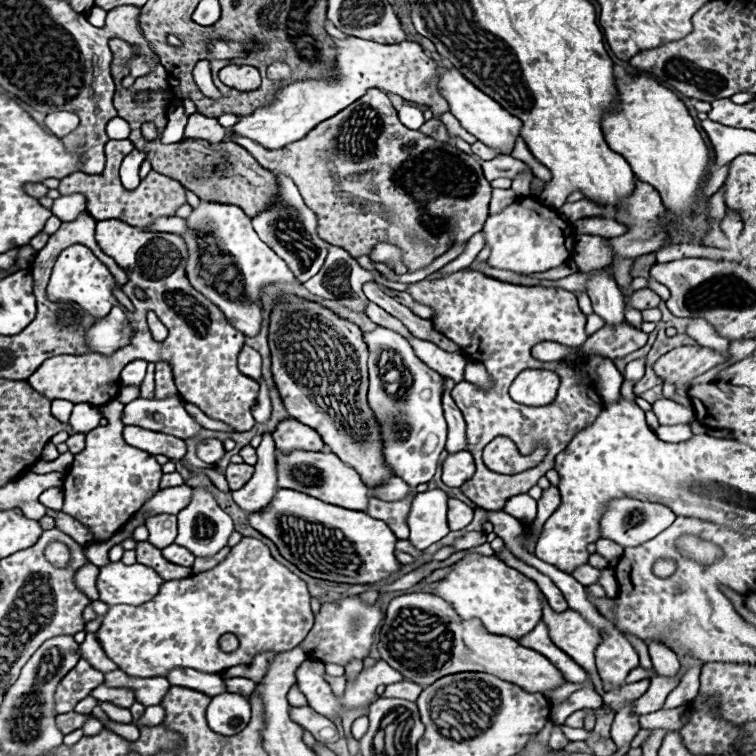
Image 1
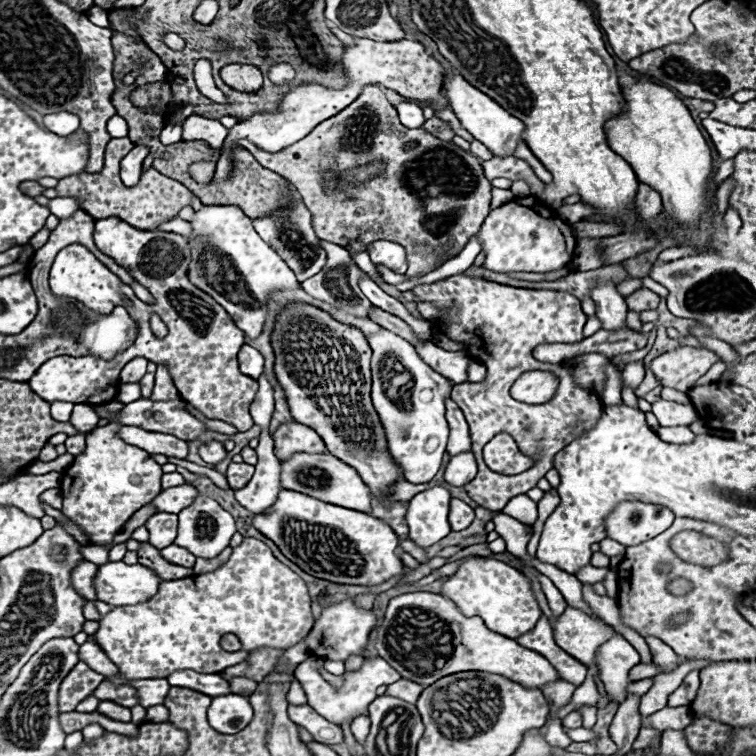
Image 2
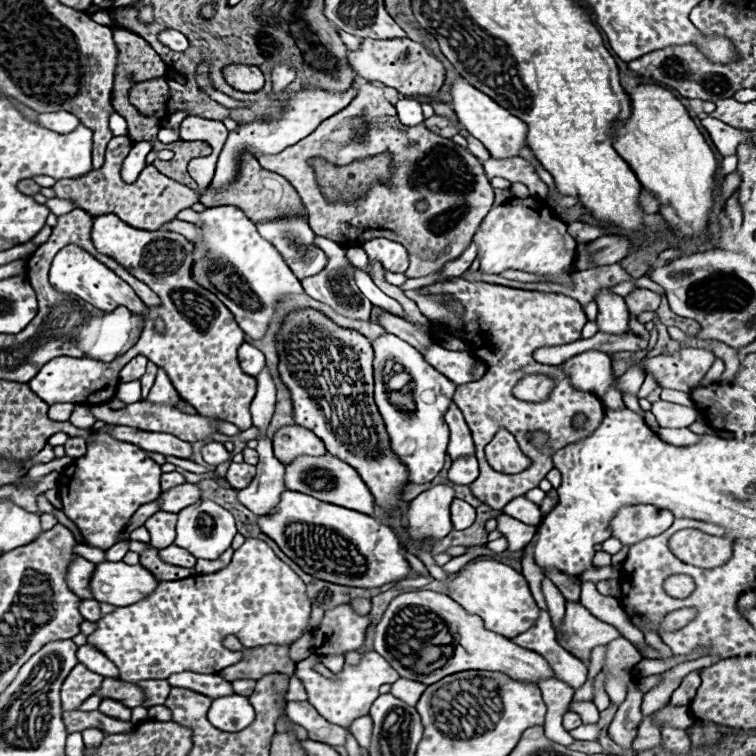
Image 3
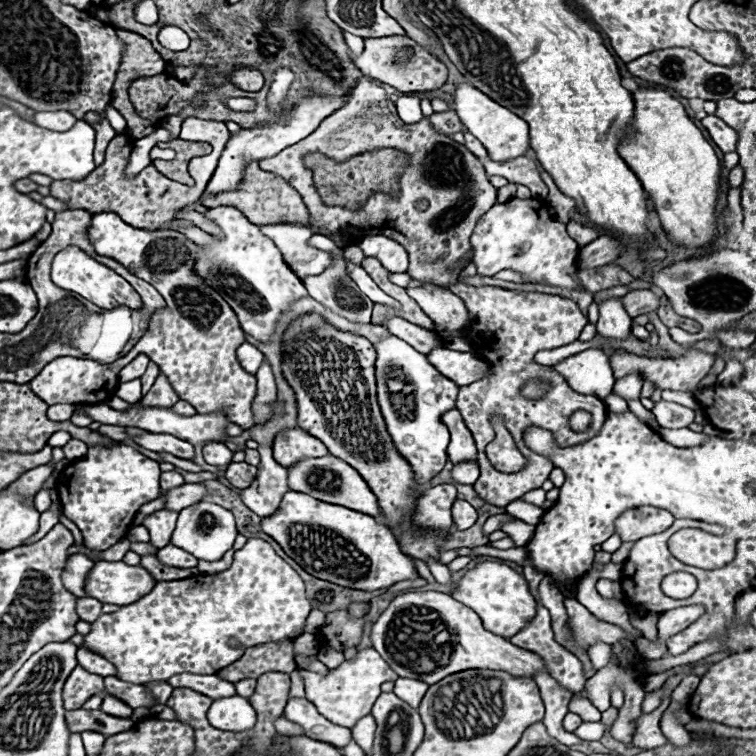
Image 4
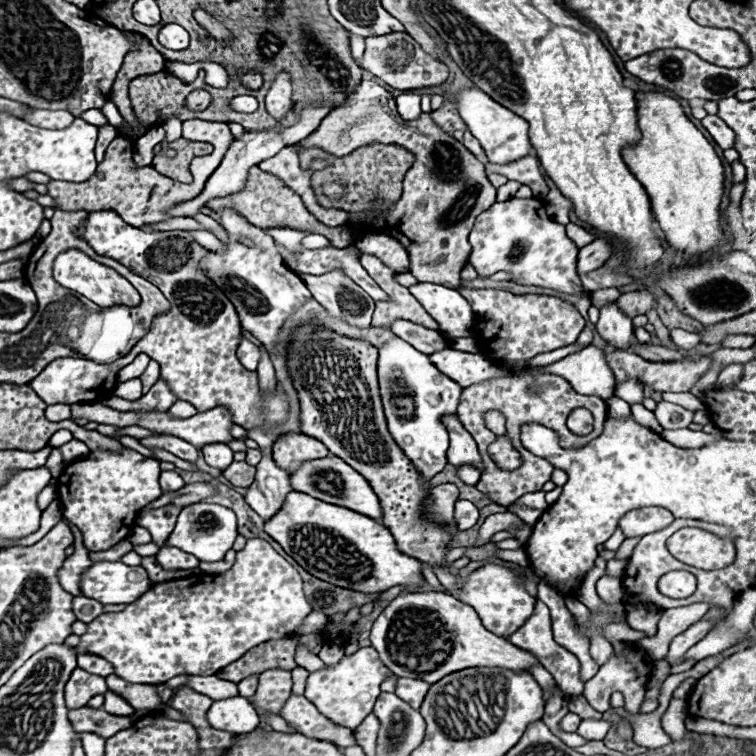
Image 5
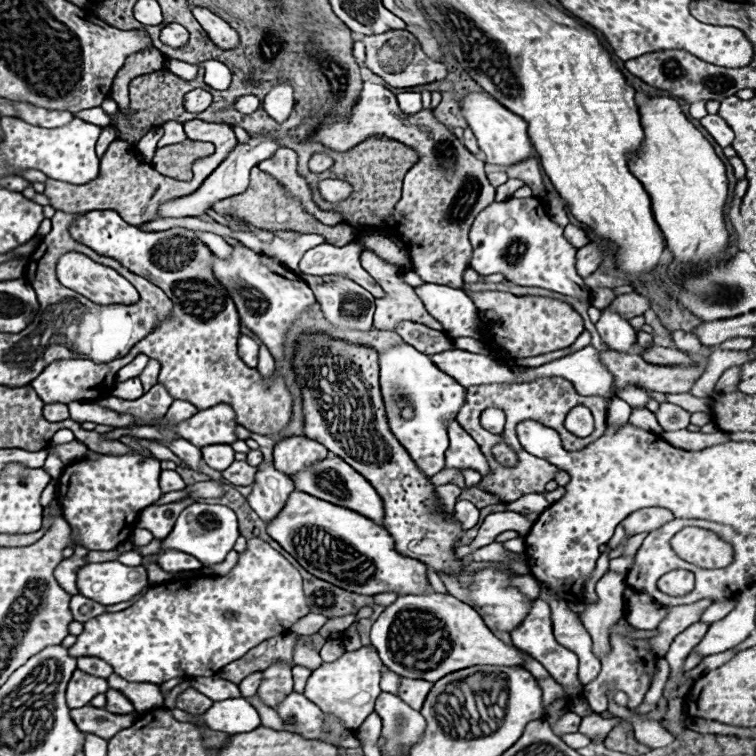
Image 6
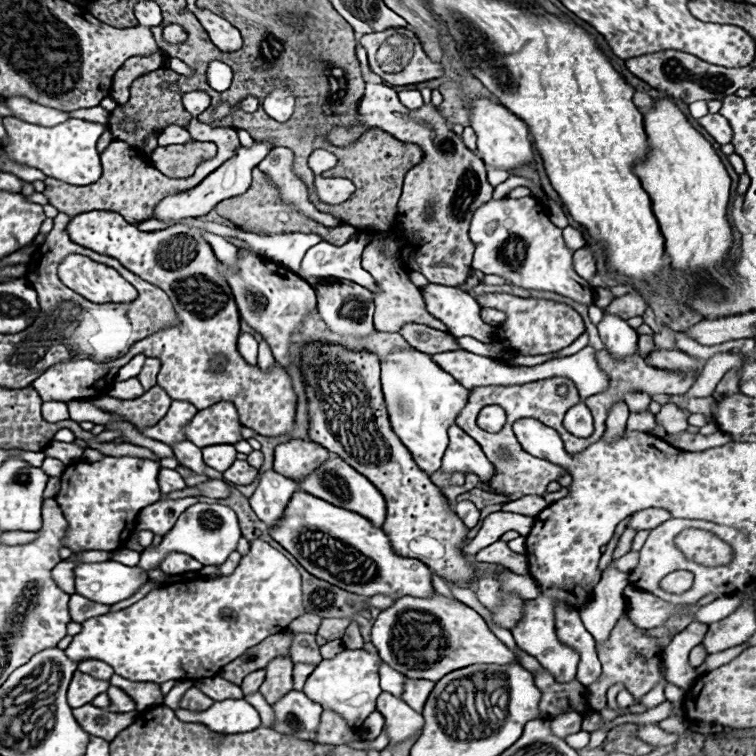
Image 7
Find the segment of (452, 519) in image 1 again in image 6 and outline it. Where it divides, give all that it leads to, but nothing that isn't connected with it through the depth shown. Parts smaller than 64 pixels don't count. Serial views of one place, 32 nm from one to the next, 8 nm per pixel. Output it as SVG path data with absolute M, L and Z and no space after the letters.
M460 500L454 506L454 516L462 522L462 528L468 530L468 528L474 528L478 522L478 508L468 500Z

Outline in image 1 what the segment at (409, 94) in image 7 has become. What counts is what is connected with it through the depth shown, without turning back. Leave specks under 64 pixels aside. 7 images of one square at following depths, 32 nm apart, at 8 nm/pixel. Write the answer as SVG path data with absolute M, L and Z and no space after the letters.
M402 104L402 108L398 110L398 116L400 116L400 122L410 128L410 130L416 130L424 124L424 116L422 116L422 110L416 106L416 104Z

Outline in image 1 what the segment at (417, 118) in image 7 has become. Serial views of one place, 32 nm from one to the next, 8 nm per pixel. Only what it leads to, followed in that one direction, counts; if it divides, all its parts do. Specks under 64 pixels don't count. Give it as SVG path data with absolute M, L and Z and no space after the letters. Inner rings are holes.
M376 88L366 90L362 98L344 108L340 114L320 122L302 140L280 150L260 148L260 144L248 138L234 138L234 142L242 144L260 162L260 166L288 174L298 186L306 206L316 214L316 232L320 238L348 250L354 258L362 254L370 256L378 242L390 242L402 248L404 262L410 272L416 272L430 266L438 256L448 252L450 246L464 244L470 236L482 230L488 218L492 186L484 178L480 162L456 146L438 142L420 130L408 130L402 126L388 96ZM380 164L384 164L384 180L380 180Z

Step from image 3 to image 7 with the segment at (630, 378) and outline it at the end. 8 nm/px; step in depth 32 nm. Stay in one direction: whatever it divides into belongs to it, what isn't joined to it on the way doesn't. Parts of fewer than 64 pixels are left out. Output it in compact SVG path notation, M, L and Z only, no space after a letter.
M628 394L626 396L626 404L630 408L630 414L636 414L636 412L648 412L648 406L650 406L652 398L648 394Z

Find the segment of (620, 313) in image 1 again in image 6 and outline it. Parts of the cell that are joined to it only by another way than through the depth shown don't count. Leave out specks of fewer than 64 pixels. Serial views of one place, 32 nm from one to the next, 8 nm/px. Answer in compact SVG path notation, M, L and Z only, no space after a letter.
M604 308L602 318L596 322L600 338L606 342L608 350L628 354L634 350L636 344L636 330L628 324L626 318L620 318L620 314Z

